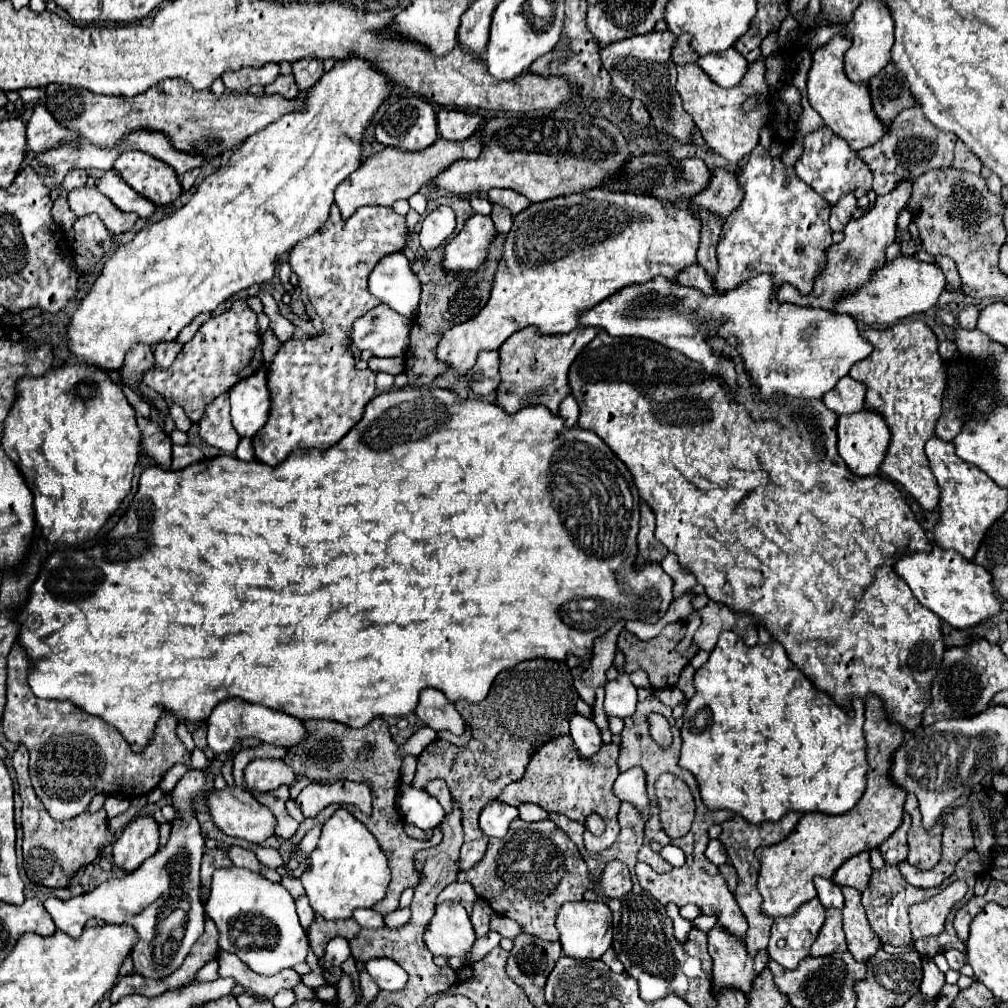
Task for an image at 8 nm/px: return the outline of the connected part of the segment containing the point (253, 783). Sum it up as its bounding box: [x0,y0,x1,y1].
[244,759,296,791]

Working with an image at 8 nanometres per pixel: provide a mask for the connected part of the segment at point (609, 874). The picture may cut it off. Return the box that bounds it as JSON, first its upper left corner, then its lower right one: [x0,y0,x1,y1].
[598,861,632,897]

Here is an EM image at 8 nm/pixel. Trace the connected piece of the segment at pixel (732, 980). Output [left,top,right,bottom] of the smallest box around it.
[708,925,768,993]

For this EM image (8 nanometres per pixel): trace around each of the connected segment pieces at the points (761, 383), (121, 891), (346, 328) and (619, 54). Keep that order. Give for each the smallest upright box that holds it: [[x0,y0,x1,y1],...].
[[580,275,872,399],[44,769,206,979],[252,203,406,465],[600,31,694,143]]

